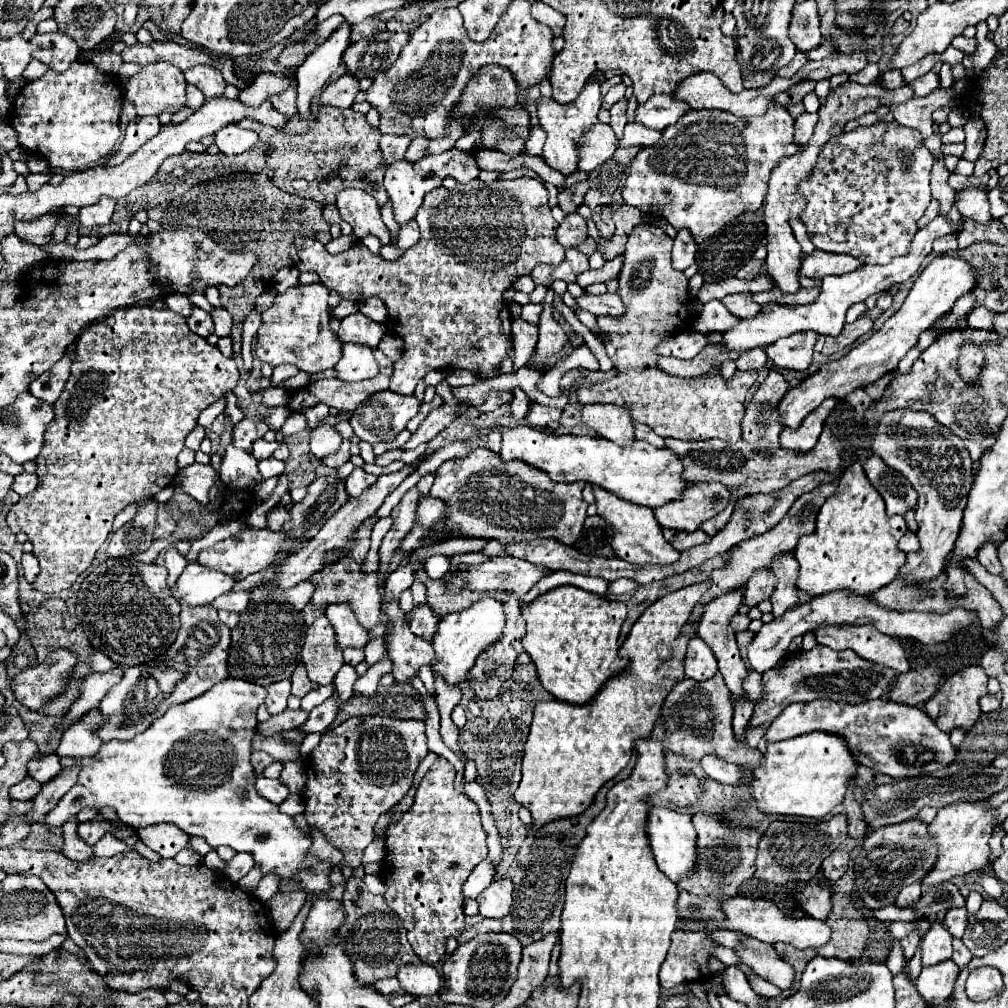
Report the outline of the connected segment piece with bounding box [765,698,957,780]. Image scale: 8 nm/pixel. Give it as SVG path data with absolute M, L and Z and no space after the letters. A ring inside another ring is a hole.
M887 698L867 700L853 706L849 702L833 700L791 704L787 706L787 710L783 710L783 714L779 714L779 718L775 718L765 738L769 742L779 742L809 732L827 732L841 736L859 764L869 766L877 774L887 774L897 780L927 776L933 770L953 764L957 756L957 750L949 742L949 734L939 730L923 710L891 702Z

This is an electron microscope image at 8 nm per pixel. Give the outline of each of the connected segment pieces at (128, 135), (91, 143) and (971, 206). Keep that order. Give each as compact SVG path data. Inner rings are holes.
M137 116L135 120L131 120L129 126L127 126L127 130L125 130L125 138L123 138L119 150L103 166L121 164L127 156L135 154L137 148L143 146L143 142L149 142L151 136L155 132L159 132L159 128L161 128L161 124L159 124L157 116L145 116L145 118Z
M73 62L65 72L47 70L41 78L27 82L13 102L9 124L19 134L19 144L43 156L51 168L87 168L113 152L121 130L119 112L123 94L119 78L101 72L91 62ZM117 84L117 102L115 102Z
M965 188L957 194L957 208L963 218L973 218L975 222L989 222L989 200L985 190Z

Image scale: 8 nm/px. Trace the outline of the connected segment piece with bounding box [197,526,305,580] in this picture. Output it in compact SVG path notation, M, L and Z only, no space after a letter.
M243 528L239 534L217 542L211 548L205 548L199 552L197 562L209 570L219 570L225 574L231 574L235 580L243 580L249 574L261 572L265 568L271 566L271 560L275 560L275 554L279 554L281 546L293 546L295 550L301 550L305 546L305 542L287 542L283 532L271 532L269 528Z

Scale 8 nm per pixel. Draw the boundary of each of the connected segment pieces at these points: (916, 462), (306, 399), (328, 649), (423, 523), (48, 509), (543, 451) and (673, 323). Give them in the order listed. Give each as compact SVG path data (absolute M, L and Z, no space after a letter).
M899 410L895 414L887 414L887 418L879 422L871 452L885 458L887 466L901 472L919 494L915 512L921 550L907 554L907 562L901 566L899 576L903 576L907 584L923 584L935 580L941 574L945 566L943 562L953 550L953 544L959 536L963 510L973 484L973 460L969 456L969 450L961 438L939 424L931 414Z
M373 350L375 358L381 364L381 370L375 378L363 382L341 382L337 378L331 380L317 380L311 382L307 388L299 388L289 398L289 410L303 412L305 408L317 406L325 402L337 410L355 410L365 398L375 392L389 388L389 376L393 374L393 362L381 354L381 350Z
M325 616L317 618L313 626L309 626L301 656L311 682L319 686L333 682L335 674L343 666L343 652L337 646L335 630Z
M421 496L417 500L417 518L415 518L415 526L413 530L409 532L409 536L403 540L403 544L399 546L399 550L395 550L391 562L389 562L389 568L387 568L387 574L391 574L399 562L403 560L405 554L409 554L413 548L417 548L421 542L423 542L423 536L427 538L429 536L429 530L431 526L435 526L439 522L439 518L443 518L443 502L435 500L435 498L429 498L429 496Z
M151 306L117 308L105 320L91 322L81 332L81 336L77 340L77 348L75 348L73 366L71 366L71 378L67 380L67 386L65 386L63 394L55 402L55 420L51 420L47 424L45 446L43 446L39 458L35 460L37 462L37 476L39 476L39 490L35 490L35 494L29 494L29 496L21 498L17 504L11 506L11 510L7 514L7 524L9 524L11 532L13 534L19 534L19 532L27 534L29 542L33 544L33 556L41 564L41 574L39 574L37 582L33 584L35 590L61 592L61 590L71 588L71 584L91 566L97 550L107 540L107 534L111 532L111 526L113 526L113 518L121 510L125 510L129 504L135 504L135 502L141 502L143 498L155 496L157 492L161 492L163 488L167 488L173 482L175 474L179 472L177 454L183 450L183 442L185 442L187 434L197 426L199 414L209 404L213 404L215 400L219 400L221 396L231 392L237 386L237 380L239 380L239 370L235 366L235 360L223 356L217 346L211 346L205 338L191 332L185 318L181 314L177 314L177 312L157 310L157 308L151 308Z
M515 426L503 430L501 440L501 460L521 460L529 466L549 474L553 482L589 482L597 484L611 494L649 508L659 508L667 502L681 500L685 488L691 482L683 480L681 458L669 448L655 448L649 442L635 440L631 446L617 446L605 438L593 436L569 436L569 434L549 434L529 426Z
M639 224L633 228L633 232L629 234L629 242L627 242L627 252L625 256L625 264L619 276L619 296L627 306L627 312L619 318L611 318L611 316L603 316L597 318L599 328L607 334L607 354L609 358L615 362L615 368L619 370L619 374L611 380L599 382L595 386L589 388L579 388L577 396L579 402L585 404L617 404L617 406L631 406L633 414L635 414L635 422L643 422L647 426L651 426L651 430L655 430L655 434L663 436L663 438L679 438L679 440L709 440L709 438L721 438L725 442L737 442L741 440L741 420L745 416L745 398L749 388L753 386L757 372L741 372L737 370L731 382L725 382L721 378L721 374L715 376L701 376L701 378L679 378L679 376L669 376L665 372L661 372L655 366L655 360L659 358L655 352L655 346L663 340L667 340L673 328L687 328L687 320L689 320L689 292L687 292L687 284L689 280L685 278L683 272L675 270L671 266L671 246L673 240L665 234L663 228L659 226L651 226L651 224Z

